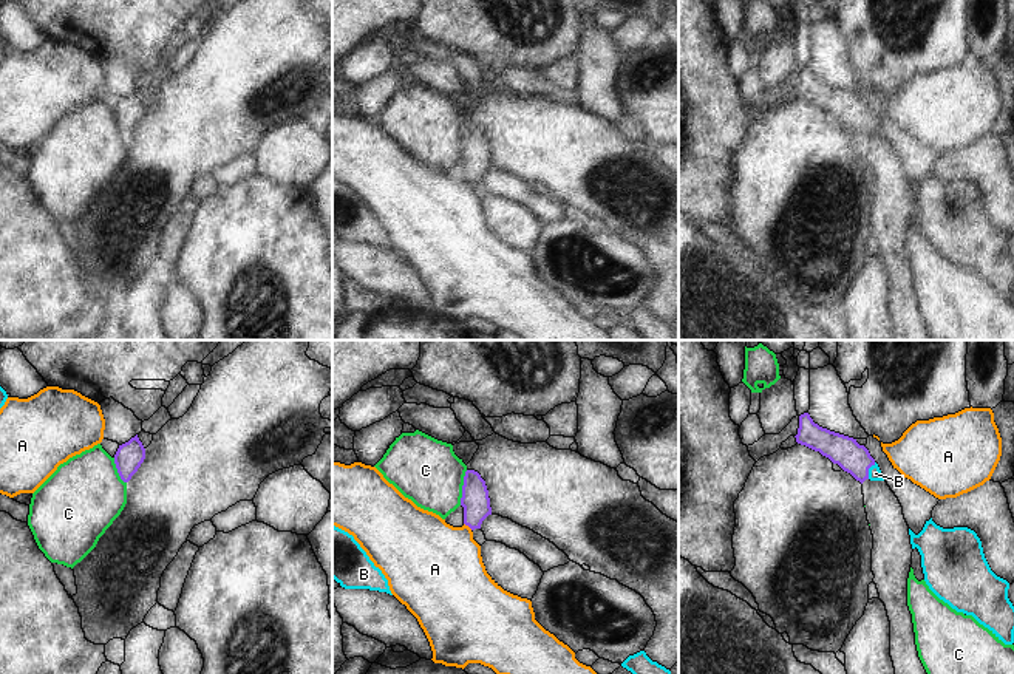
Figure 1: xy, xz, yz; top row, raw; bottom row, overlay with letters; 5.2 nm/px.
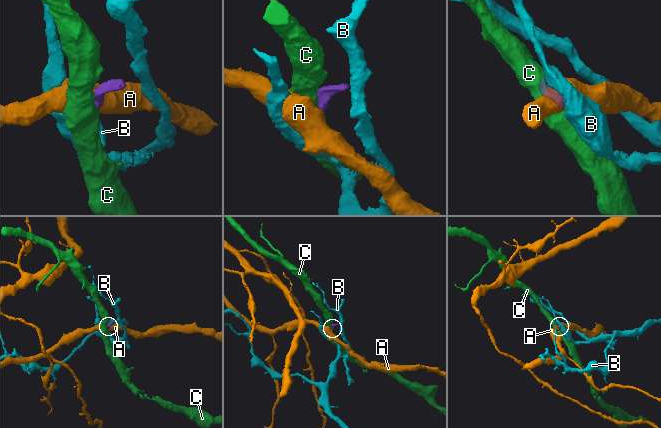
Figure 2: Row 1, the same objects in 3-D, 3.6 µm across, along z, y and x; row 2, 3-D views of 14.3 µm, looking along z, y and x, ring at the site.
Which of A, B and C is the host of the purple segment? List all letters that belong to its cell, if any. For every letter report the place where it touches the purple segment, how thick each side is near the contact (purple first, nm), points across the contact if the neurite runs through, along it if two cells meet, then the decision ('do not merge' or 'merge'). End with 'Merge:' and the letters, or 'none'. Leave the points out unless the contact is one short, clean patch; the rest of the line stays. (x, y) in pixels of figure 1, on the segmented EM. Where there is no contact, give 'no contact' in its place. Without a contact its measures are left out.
A: meets purple in xz at (469, 526); 150 nm thick on the purple side, 420 nm on the other; border along xz (464, 523), (472, 529); do not merge
B: meets purple in yz at (867, 470); 160 nm thick on the purple side, 70 nm on the other; runs through yz (846, 452), (867, 470), (875, 473); merge
C: meets purple in xz at (462, 487); 150 nm thick on the purple side, 340 nm on the other; border along xz (467, 470), (462, 479), (459, 504); do not merge
Merge: B

